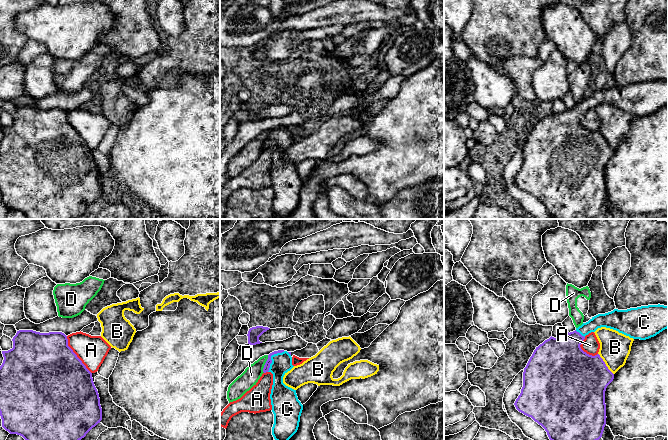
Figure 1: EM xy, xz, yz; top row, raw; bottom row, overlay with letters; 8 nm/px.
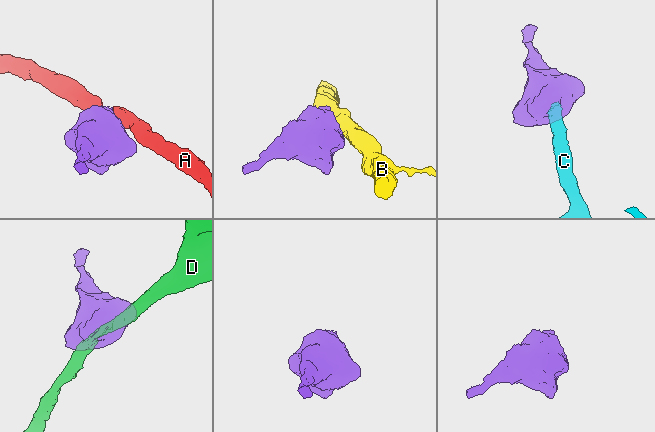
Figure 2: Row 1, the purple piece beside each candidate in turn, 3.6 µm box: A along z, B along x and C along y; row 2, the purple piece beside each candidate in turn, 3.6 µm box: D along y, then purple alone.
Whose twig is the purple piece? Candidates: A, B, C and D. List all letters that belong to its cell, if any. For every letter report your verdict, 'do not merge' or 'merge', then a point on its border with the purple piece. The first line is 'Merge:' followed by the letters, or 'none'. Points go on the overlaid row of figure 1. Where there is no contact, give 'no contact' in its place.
Merge: C
A: do not merge; meets purple in xy at (76, 355)
B: do not merge; meets purple in yz at (605, 364)
C: merge; meets purple in xz at (270, 357)
D: do not merge; meets purple in xz at (265, 364)

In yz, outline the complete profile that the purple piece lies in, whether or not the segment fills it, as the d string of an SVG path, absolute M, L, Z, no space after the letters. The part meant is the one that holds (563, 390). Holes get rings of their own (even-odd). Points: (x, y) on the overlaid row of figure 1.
M648 305L627 310L614 309L598 314L583 323L573 332L566 332L560 338L550 337L534 350L523 372L523 387L514 405L524 415L541 425L550 440L599 440L606 425L605 391L613 381L614 374L608 369L599 354L592 356L584 352L580 345L585 336L598 328L606 327L633 339L646 340L668 328L668 306Z

